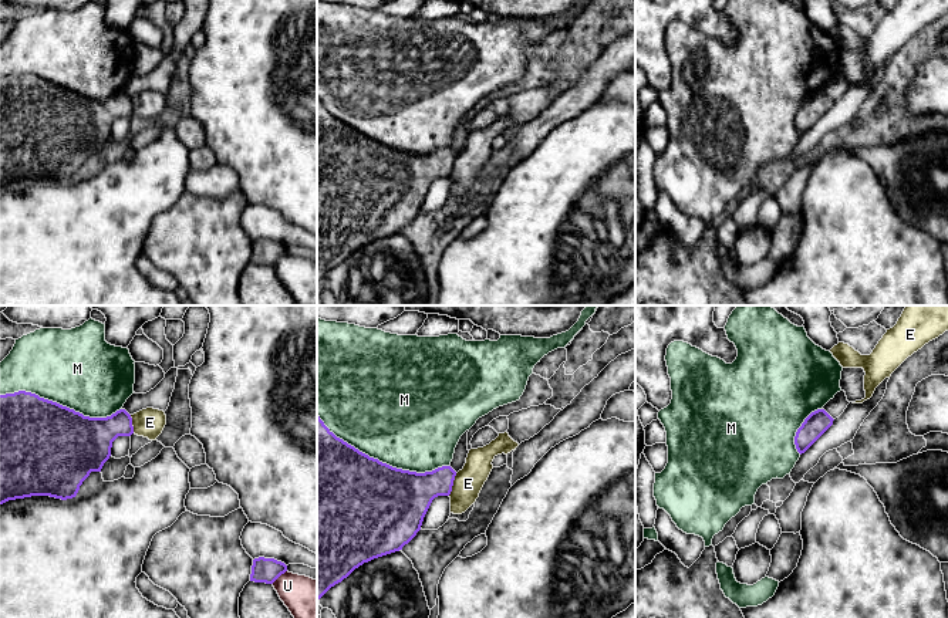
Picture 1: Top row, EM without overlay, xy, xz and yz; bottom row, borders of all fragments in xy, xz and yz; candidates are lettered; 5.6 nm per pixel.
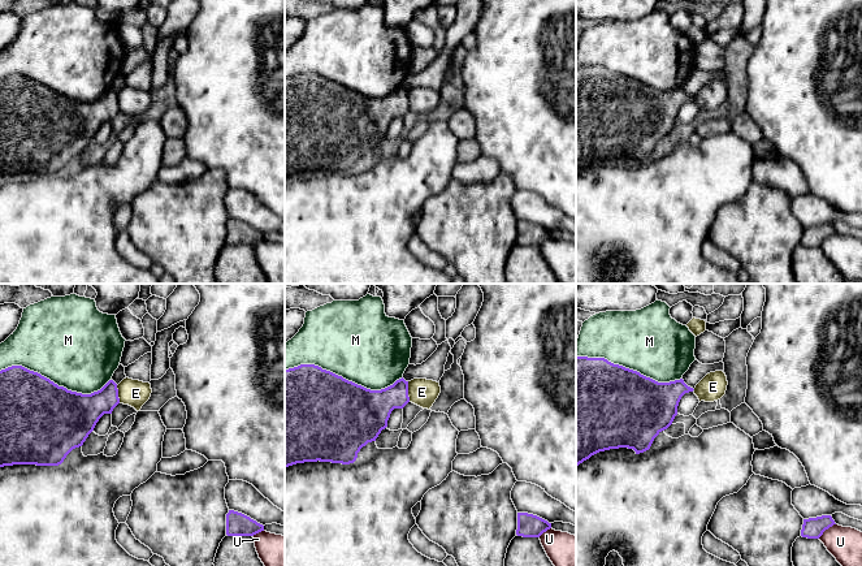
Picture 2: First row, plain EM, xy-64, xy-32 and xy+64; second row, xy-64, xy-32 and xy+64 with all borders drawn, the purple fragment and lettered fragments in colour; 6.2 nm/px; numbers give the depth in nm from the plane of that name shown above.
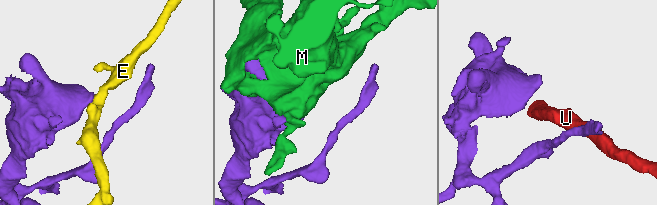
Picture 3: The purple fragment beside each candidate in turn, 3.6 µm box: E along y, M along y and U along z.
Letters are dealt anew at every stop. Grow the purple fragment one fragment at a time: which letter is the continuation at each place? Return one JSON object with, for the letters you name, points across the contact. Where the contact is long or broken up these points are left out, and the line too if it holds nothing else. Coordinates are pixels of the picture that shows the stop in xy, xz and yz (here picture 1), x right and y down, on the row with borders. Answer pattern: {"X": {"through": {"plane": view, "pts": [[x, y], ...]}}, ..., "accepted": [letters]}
{"accepted": []}

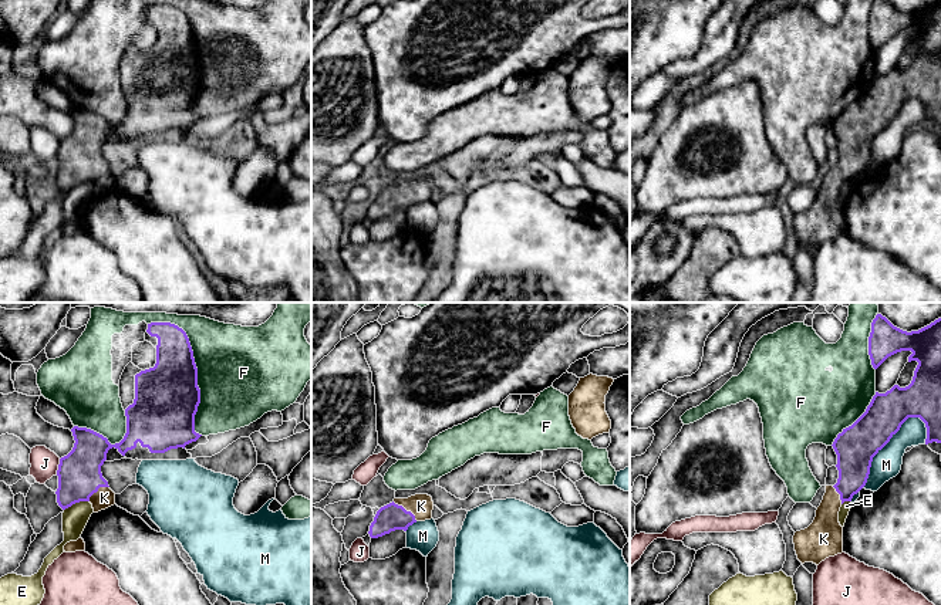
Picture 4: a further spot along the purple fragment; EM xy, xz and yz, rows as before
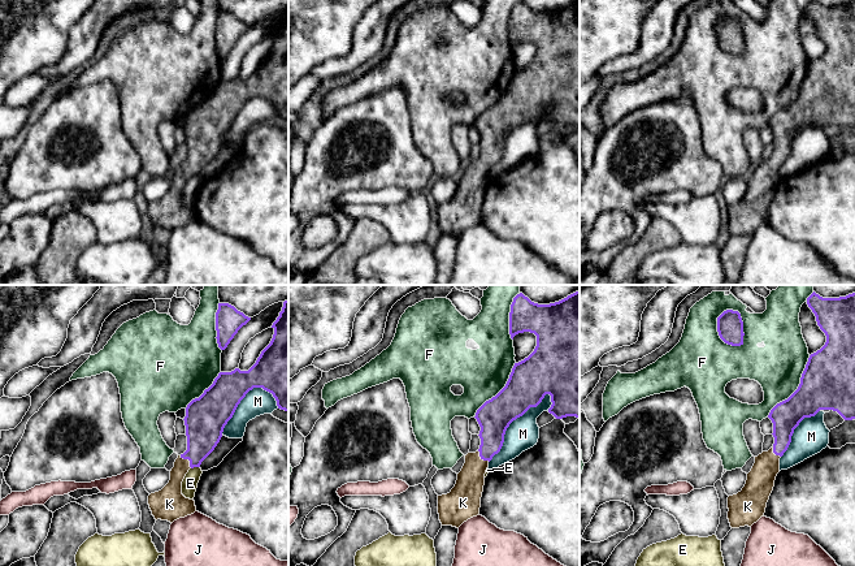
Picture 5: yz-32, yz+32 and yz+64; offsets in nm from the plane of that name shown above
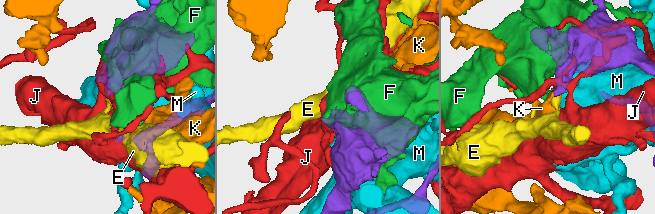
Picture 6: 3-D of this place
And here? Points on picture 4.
{"K": {"through": {"plane": "xz", "pts": [[391, 517], [404, 509], [421, 506]]}}, "accepted": ["K"]}

